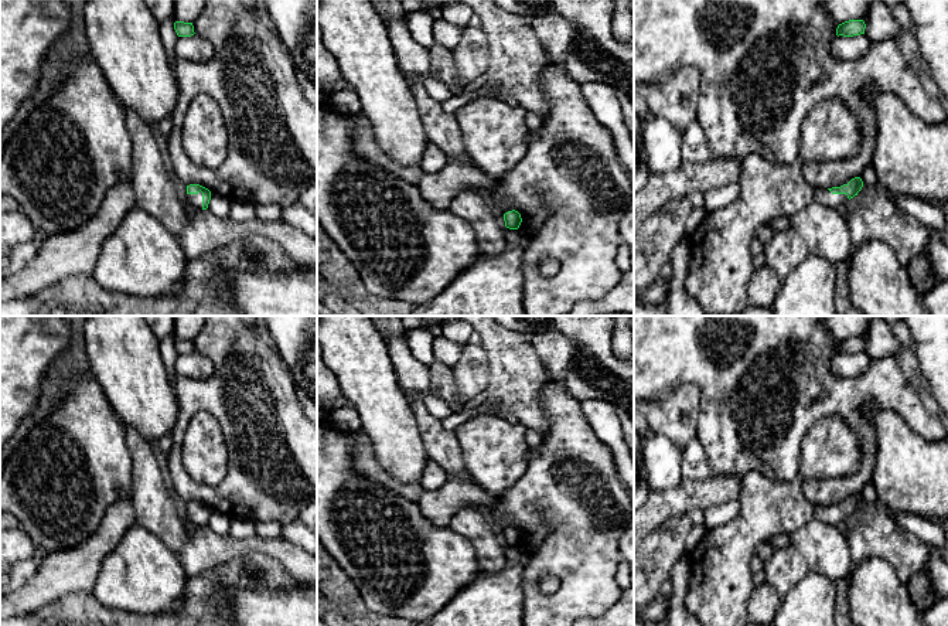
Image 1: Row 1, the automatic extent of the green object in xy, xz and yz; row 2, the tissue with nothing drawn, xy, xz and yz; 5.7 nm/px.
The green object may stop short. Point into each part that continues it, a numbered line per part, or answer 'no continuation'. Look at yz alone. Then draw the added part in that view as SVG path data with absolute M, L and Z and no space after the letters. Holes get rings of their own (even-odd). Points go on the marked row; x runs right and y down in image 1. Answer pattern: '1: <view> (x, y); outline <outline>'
1: yz (824, 196); outline M818 188L815 190L814 200L829 208L836 208L839 205L846 205L849 198L846 194L832 194L828 188Z

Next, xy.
1: xy (195, 200); outline M202 193L198 194L187 194L185 201L197 210L202 210Z

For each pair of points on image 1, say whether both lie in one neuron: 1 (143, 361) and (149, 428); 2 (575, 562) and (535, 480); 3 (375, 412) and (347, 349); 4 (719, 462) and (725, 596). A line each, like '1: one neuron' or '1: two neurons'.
1: one neuron
2: one neuron
3: one neuron
4: two neurons

